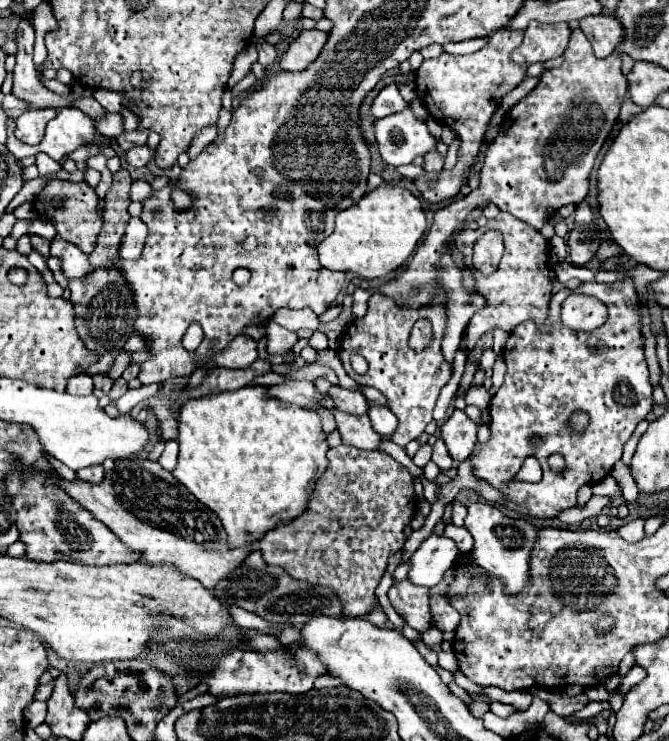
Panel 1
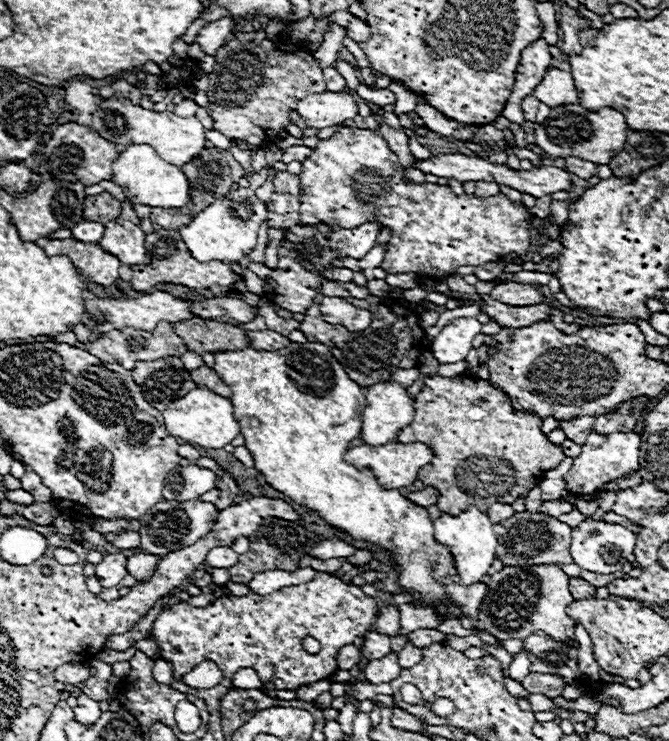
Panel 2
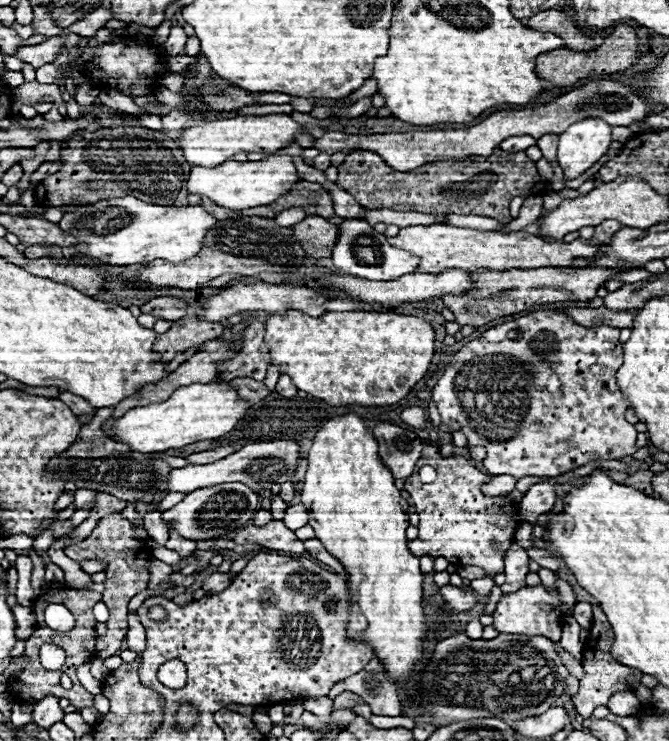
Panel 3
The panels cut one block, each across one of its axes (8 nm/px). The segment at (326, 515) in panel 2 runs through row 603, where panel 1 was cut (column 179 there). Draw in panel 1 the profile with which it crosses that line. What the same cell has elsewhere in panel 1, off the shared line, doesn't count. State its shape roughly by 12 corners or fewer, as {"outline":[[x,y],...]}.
{"outline":[[268,386],[188,400],[174,478],[238,548],[304,512],[316,410]]}

